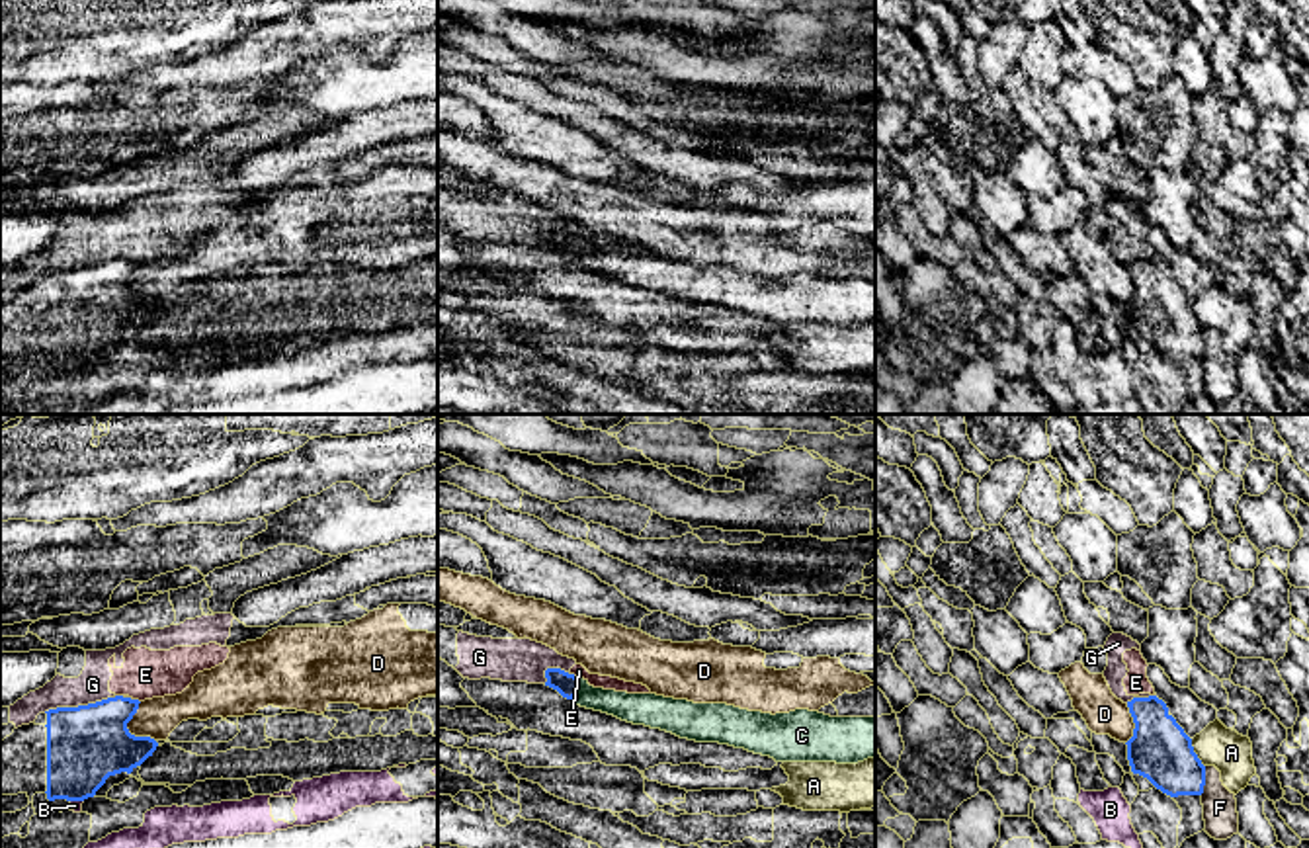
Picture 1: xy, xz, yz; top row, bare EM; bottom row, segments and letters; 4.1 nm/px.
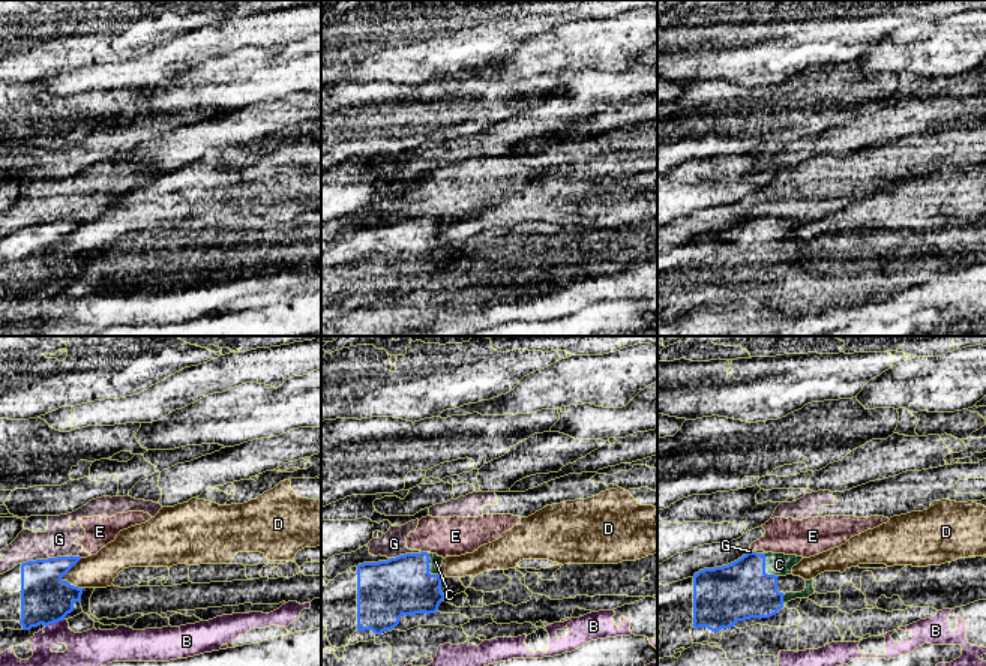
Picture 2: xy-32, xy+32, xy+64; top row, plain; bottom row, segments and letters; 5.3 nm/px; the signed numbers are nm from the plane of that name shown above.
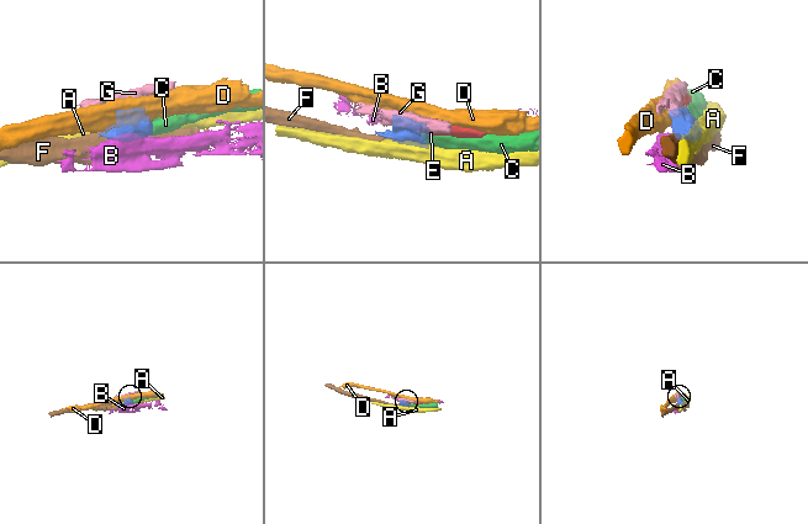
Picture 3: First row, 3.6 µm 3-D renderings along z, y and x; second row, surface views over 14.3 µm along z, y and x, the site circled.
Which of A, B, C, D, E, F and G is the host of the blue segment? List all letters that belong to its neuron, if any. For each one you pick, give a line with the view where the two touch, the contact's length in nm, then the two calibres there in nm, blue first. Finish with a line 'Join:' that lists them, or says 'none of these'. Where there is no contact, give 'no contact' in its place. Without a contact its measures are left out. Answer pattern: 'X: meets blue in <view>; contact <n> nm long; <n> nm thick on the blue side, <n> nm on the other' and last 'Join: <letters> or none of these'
C: meets blue in xz; contact 90 nm long; 100 nm thick on the blue side, 130 nm on the other
Join: C

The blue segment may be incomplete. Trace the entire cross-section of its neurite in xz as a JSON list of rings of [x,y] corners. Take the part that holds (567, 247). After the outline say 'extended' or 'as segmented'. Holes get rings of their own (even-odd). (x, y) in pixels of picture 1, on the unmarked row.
[[[561,231],[545,233],[545,248],[557,252],[576,268],[613,277],[633,287],[645,287],[696,305],[719,305],[770,318],[776,324],[836,324],[858,326],[875,320],[875,279],[830,279],[819,274],[795,272],[789,276],[748,274],[727,266],[694,266],[656,256],[627,256],[594,250]]]; extended

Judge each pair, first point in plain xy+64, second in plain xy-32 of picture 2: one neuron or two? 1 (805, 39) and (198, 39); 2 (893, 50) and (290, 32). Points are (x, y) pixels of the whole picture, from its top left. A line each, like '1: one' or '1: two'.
1: two
2: one

